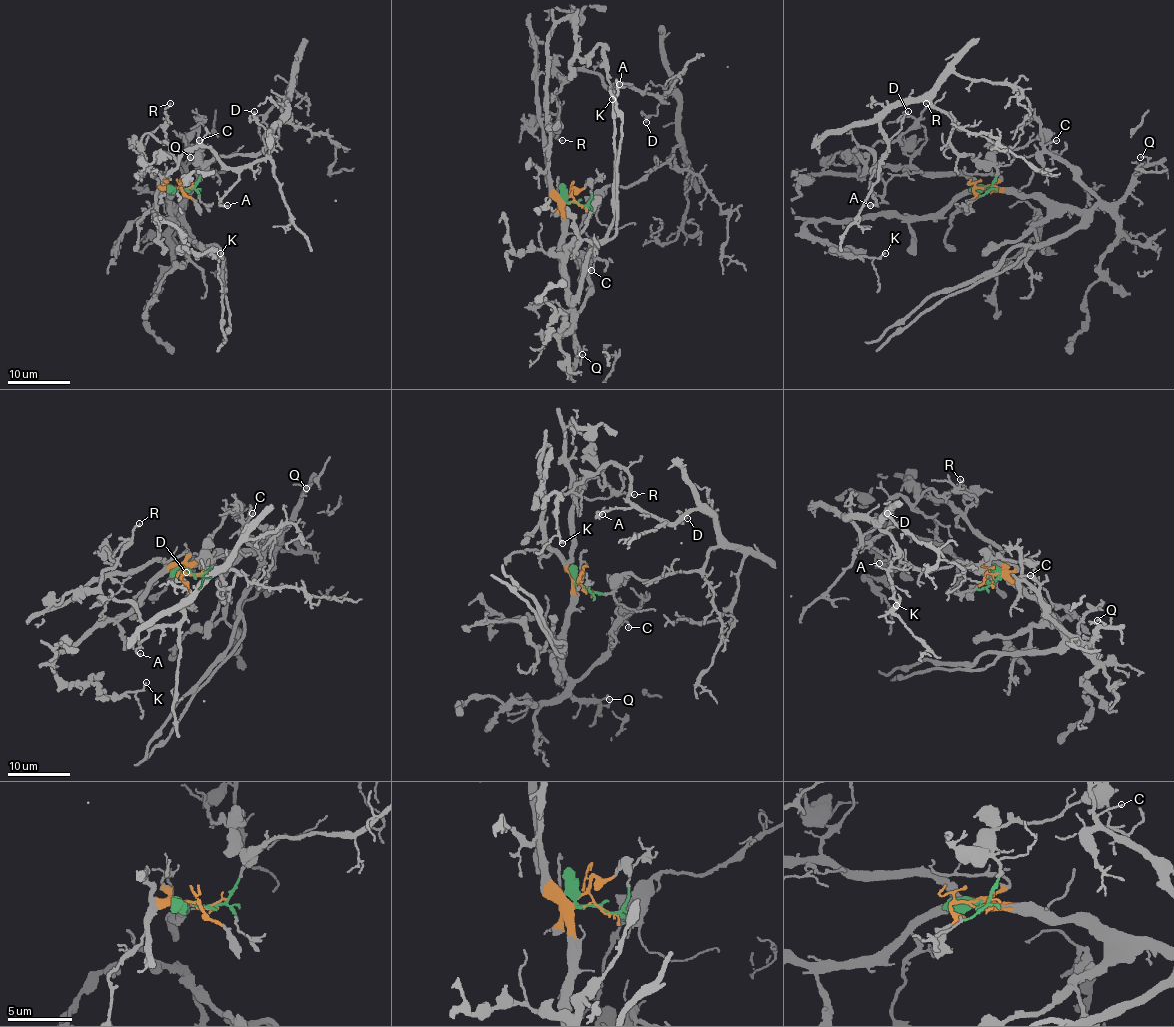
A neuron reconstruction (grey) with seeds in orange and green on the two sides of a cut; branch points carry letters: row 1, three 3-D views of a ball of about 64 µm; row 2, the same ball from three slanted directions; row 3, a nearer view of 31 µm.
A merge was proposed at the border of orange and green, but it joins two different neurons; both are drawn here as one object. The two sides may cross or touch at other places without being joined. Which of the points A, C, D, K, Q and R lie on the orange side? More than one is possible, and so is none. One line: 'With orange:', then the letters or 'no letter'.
With orange: C, K, Q

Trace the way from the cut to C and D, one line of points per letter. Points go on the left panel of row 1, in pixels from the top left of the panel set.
C: (179, 189), (173, 189), (170, 195), (171, 203), (179, 209), (196, 179), (196, 154), (202, 144), (199, 140)
D: (179, 189), (193, 187), (216, 158), (263, 151), (277, 137), (288, 100), (288, 112), (268, 140), (254, 111)

